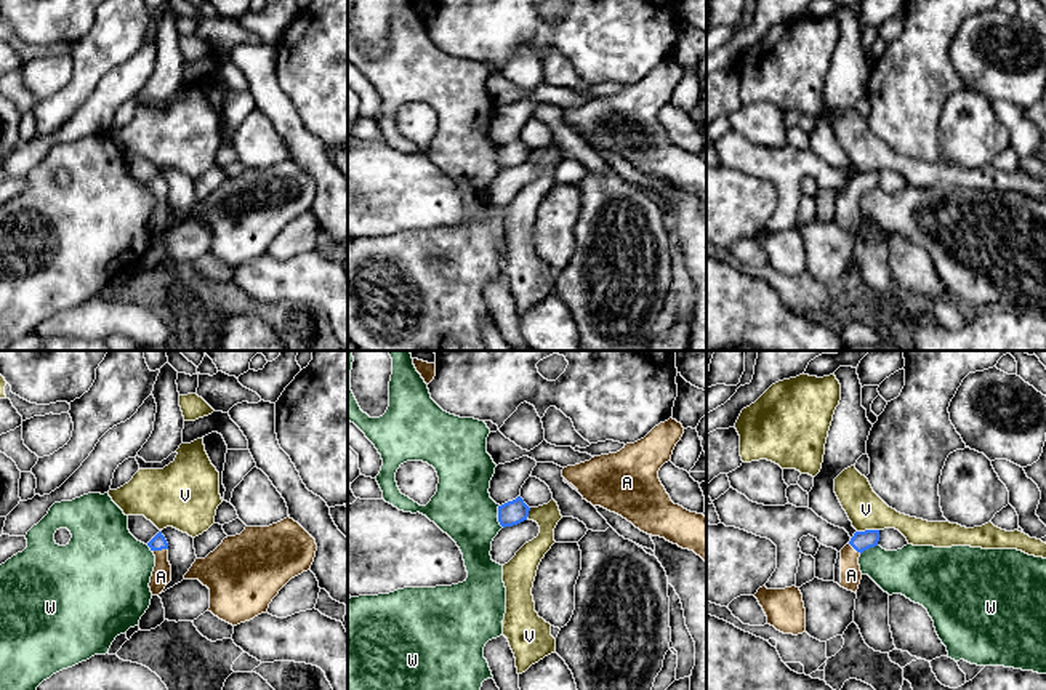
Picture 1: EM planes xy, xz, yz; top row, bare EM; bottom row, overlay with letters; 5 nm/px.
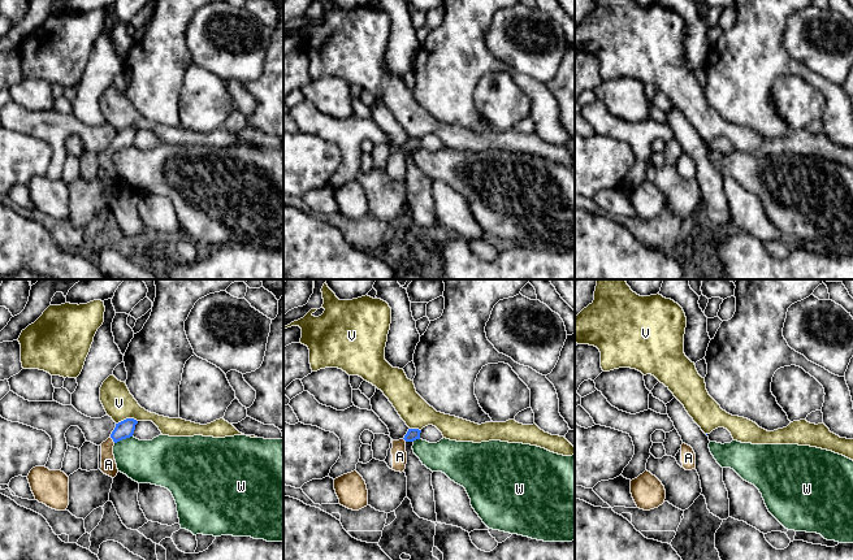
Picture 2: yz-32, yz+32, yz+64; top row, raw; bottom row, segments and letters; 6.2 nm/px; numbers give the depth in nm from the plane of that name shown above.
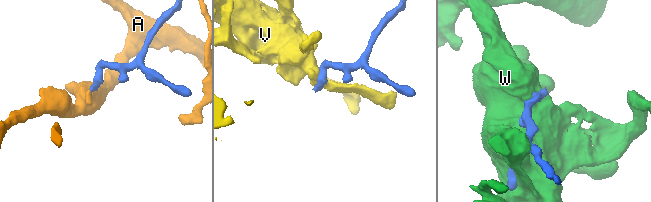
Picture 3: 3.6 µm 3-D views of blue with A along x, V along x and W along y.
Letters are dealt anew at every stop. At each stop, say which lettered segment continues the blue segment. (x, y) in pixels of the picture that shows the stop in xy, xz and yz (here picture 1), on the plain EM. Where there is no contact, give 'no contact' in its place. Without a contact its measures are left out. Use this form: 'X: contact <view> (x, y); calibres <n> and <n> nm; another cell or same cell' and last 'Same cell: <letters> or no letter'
A: contact xy (159, 191); calibres 80 and 100 nm; same cell
V: contact yz (867, 172); calibres 100 and 190 nm; another cell
W: contact xz (498, 157); calibres 120 and 300 nm; another cell
Same cell: A

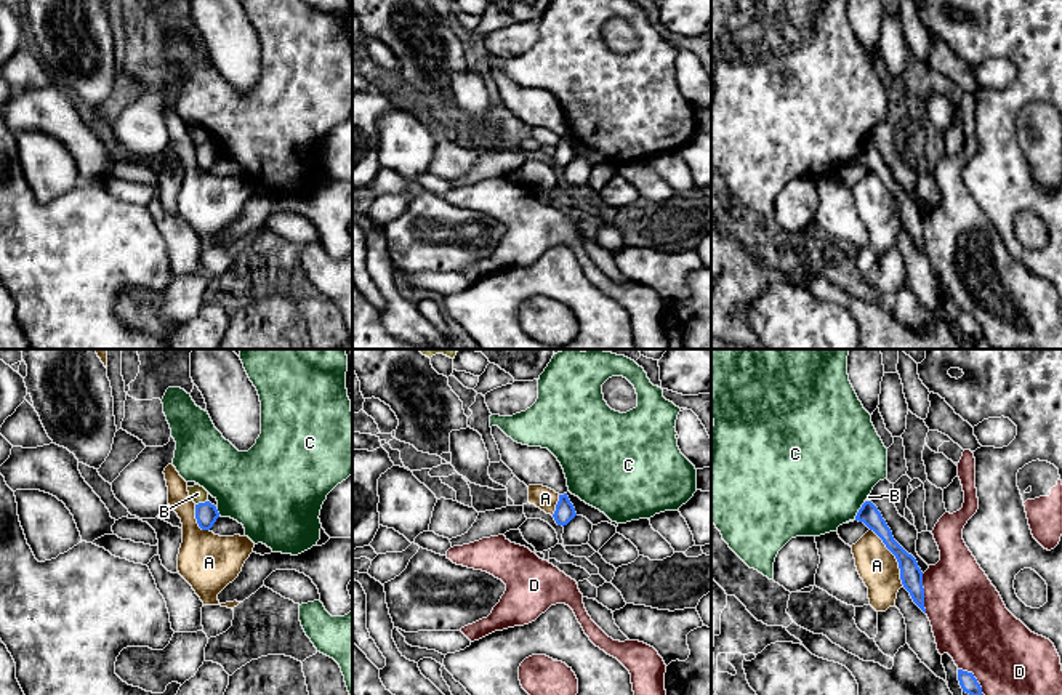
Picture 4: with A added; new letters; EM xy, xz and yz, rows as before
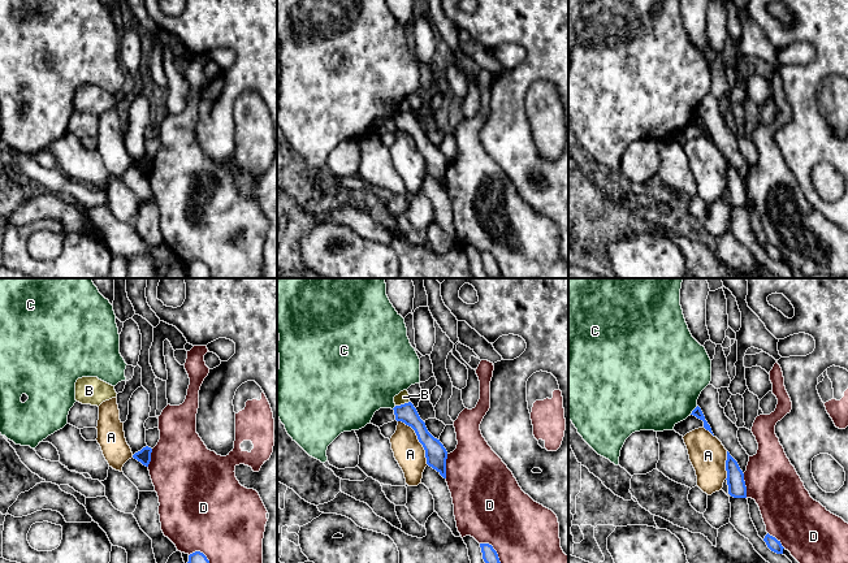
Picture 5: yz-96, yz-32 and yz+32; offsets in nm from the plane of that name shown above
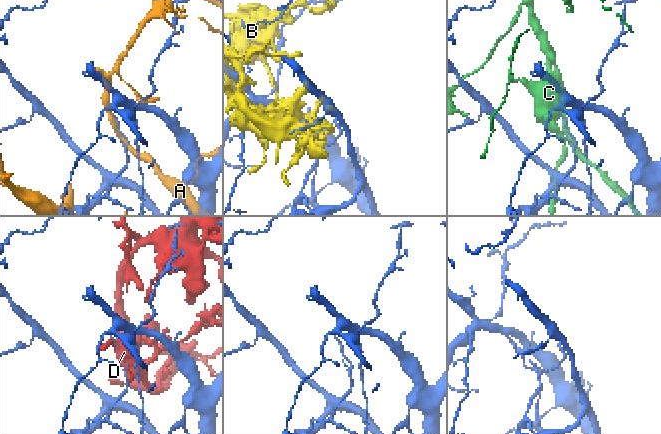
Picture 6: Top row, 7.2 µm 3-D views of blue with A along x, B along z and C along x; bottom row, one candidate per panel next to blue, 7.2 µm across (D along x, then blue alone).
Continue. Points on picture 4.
A: contact yz (896, 199); calibres 110 and 200 nm; another cell
B: contact xy (201, 144); calibres 110 and 90 nm; another cell
C: contact yz (859, 152); calibres 100 and 480 nm; another cell
D: contact yz (923, 234); calibres 110 and 380 nm; another cell
Same cell: no letter

